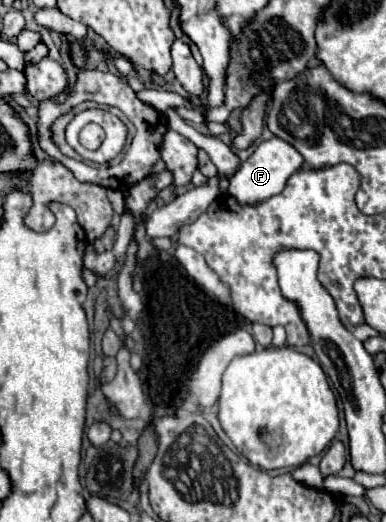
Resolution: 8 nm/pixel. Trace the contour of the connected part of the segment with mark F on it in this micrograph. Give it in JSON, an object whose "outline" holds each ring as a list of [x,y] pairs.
{"outline":[[[279,138],[259,142],[255,152],[239,166],[235,176],[229,180],[227,194],[233,196],[237,200],[237,204],[241,204],[241,206],[261,204],[263,200],[269,200],[271,196],[279,194],[285,188],[285,182],[289,180],[289,176],[295,170],[299,170],[301,164],[303,164],[303,156],[299,156],[299,152],[295,152],[295,148],[291,148],[291,144],[287,144]]]}

